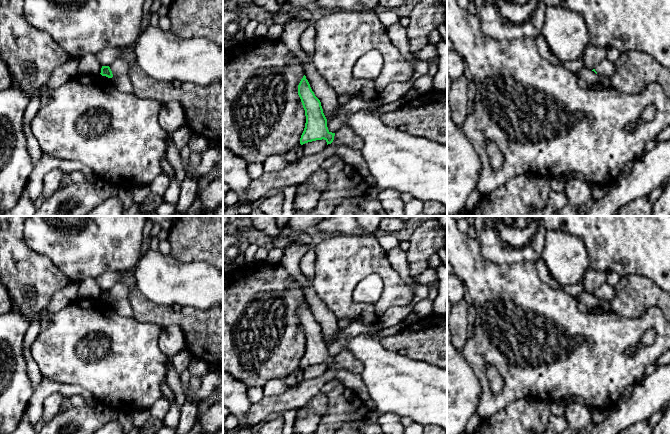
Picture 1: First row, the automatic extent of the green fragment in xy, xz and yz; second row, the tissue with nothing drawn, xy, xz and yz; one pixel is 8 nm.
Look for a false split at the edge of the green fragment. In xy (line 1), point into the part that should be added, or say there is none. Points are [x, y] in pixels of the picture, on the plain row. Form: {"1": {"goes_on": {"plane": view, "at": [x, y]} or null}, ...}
{"1": {"goes_on": {"plane": "xy", "at": [119, 291]}}}

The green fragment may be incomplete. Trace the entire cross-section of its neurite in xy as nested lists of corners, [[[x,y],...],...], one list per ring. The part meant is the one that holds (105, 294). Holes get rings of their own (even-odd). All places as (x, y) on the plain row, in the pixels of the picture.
[[[119,283],[114,285],[110,290],[102,290],[100,298],[112,302],[113,300],[128,299],[130,293],[130,286],[124,283]]]

